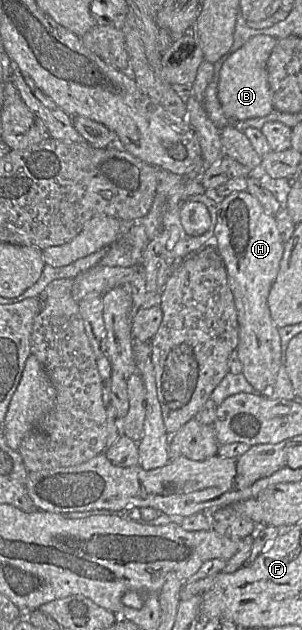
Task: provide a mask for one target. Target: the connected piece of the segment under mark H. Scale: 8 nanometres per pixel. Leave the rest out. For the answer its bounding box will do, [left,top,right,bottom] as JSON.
[214,191,284,393]

